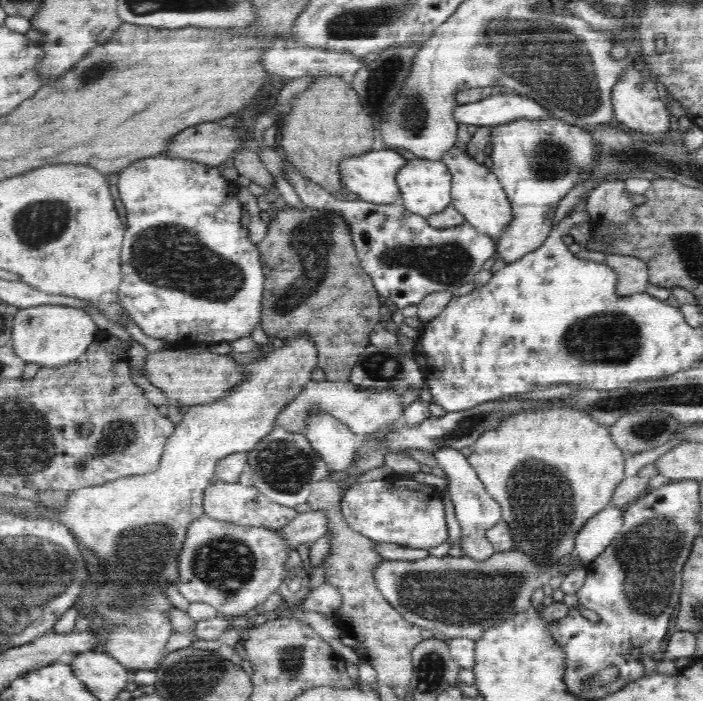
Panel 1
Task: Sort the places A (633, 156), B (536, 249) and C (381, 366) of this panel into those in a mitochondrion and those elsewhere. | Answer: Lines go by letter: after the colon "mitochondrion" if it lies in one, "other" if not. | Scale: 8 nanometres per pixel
A: mitochondrion
B: other
C: mitochondrion

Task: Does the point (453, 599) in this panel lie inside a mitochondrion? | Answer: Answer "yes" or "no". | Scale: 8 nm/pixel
yes

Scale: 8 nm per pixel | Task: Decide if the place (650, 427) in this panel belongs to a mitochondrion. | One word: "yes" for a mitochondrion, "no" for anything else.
yes

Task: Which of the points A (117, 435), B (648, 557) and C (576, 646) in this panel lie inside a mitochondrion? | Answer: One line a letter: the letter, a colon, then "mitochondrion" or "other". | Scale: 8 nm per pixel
A: mitochondrion
B: mitochondrion
C: other

